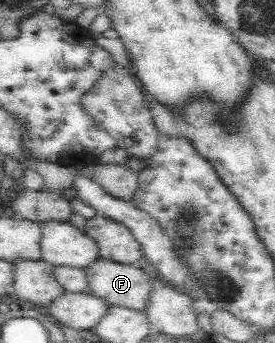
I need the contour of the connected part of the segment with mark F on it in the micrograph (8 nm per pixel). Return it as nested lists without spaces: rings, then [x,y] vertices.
[[[98,256],[85,266],[88,292],[102,298],[108,305],[143,310],[151,287],[151,276],[145,270],[135,268],[132,263],[122,264]]]

